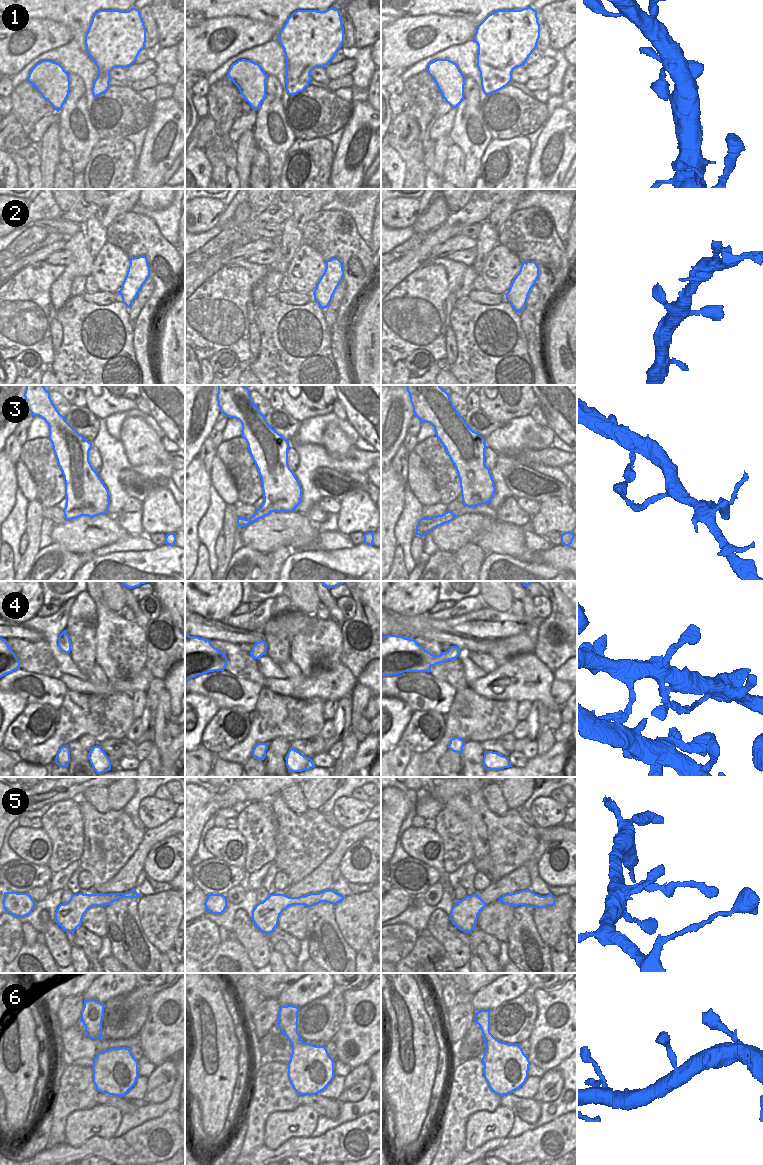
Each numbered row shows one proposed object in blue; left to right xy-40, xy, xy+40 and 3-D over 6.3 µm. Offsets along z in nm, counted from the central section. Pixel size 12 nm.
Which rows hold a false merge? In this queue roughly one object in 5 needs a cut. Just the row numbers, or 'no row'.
no row

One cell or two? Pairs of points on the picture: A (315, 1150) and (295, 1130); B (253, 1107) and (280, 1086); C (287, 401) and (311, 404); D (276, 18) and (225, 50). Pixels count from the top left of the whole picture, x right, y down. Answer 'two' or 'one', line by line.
A: two
B: one
C: one
D: two

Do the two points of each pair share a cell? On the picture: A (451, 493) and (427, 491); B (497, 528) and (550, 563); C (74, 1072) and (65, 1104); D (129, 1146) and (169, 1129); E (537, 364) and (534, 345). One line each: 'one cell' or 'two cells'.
A: two cells
B: two cells
C: one cell
D: one cell
E: one cell

